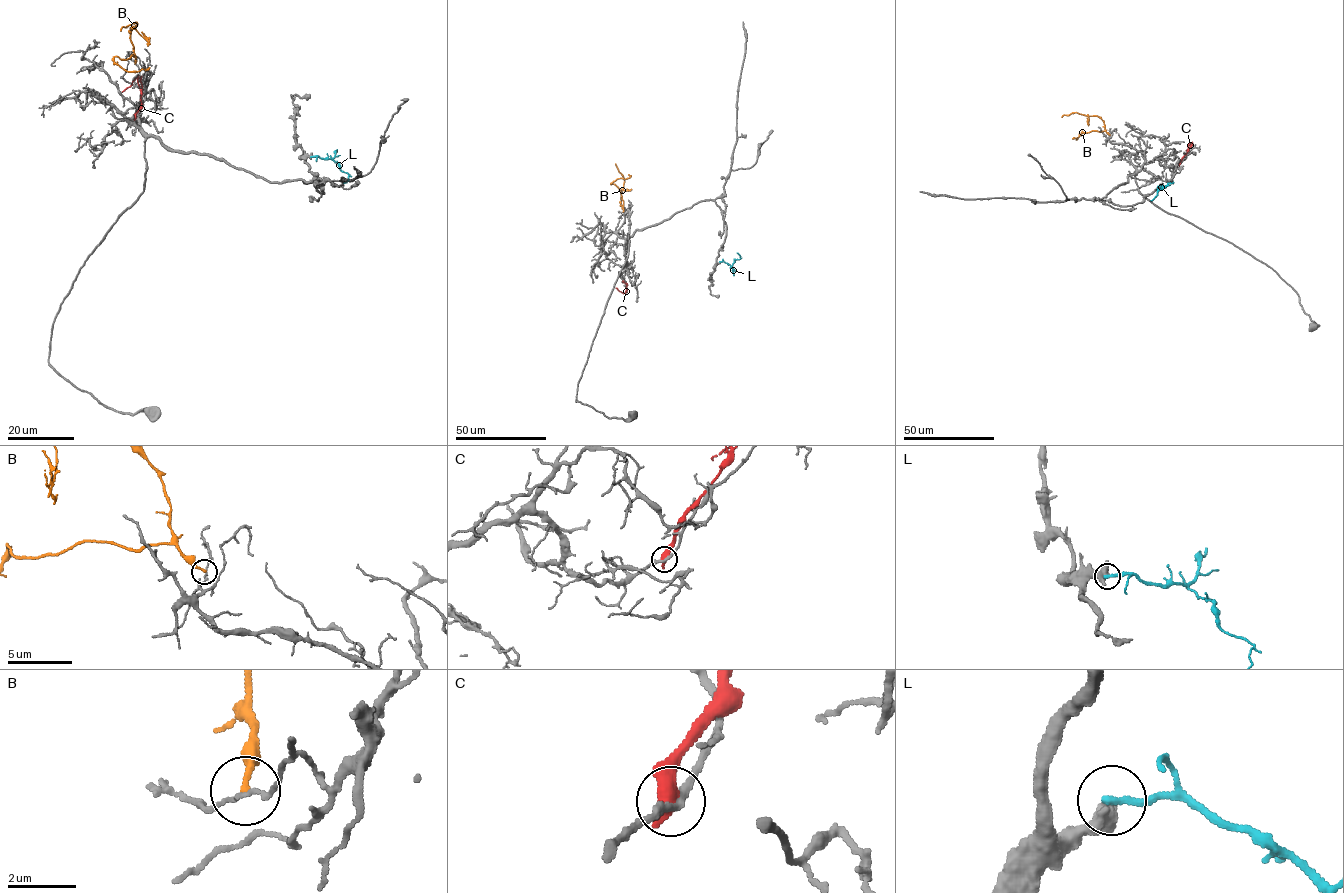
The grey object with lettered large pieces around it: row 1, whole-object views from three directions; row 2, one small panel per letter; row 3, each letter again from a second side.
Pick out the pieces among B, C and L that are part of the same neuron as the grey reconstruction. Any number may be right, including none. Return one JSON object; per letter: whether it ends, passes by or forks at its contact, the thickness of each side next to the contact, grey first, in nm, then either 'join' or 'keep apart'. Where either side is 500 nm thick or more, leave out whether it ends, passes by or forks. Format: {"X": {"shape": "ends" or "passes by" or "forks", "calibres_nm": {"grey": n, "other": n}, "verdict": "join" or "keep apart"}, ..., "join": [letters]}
{"B": {"shape": "ends", "calibres_nm": {"grey": 100, "other": 200}, "verdict": "keep apart"}, "C": {"calibres_nm": {"grey": 220, "other": 500}, "verdict": "keep apart"}, "L": {"calibres_nm": {"grey": 650, "other": 240}, "verdict": "keep apart"}, "join": []}

